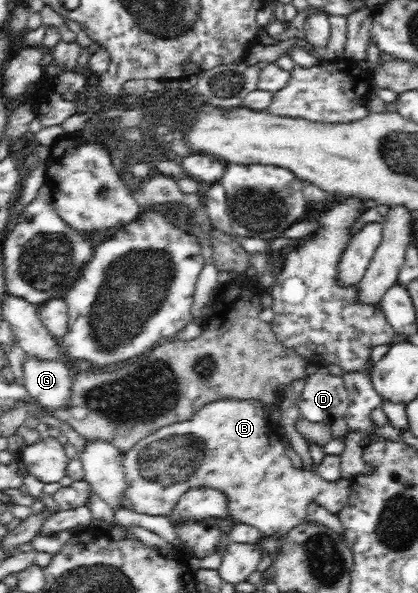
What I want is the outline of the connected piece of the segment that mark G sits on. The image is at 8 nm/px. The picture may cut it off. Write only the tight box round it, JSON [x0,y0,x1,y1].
[23,356,73,408]

